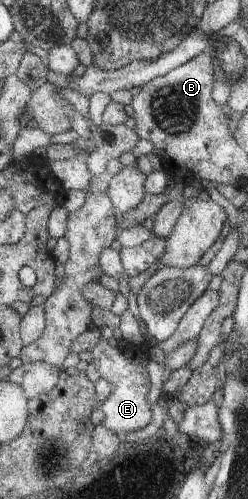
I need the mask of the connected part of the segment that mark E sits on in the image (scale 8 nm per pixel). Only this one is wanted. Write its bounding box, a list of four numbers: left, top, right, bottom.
[89,337,152,433]

